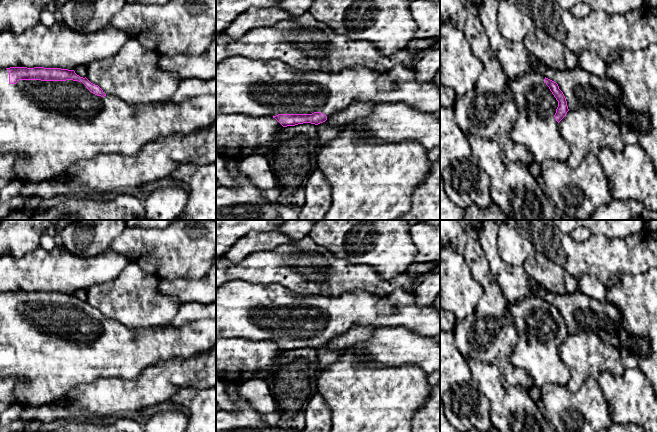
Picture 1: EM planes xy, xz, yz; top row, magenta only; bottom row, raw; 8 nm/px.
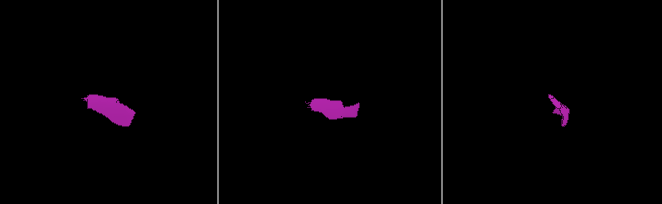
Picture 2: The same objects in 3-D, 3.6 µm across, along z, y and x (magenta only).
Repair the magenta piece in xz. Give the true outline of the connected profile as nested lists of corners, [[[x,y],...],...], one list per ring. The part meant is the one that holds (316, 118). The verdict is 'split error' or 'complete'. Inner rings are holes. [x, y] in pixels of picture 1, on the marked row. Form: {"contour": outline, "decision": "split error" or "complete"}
{"contour": [[[232,56],[216,63],[216,114],[273,117],[283,127],[303,123],[318,125],[353,101],[377,104],[404,102],[440,118],[440,89],[432,82],[419,82],[413,66],[396,65],[384,73],[362,66],[338,72],[303,72],[276,59]]], "decision": "split error"}

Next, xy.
{"contour": [[[10,67],[0,69],[0,154],[16,154],[18,156],[13,169],[24,184],[38,184],[46,180],[56,178],[58,175],[62,174],[68,168],[76,165],[77,163],[94,158],[102,153],[118,153],[133,156],[139,153],[145,144],[154,141],[161,136],[169,136],[171,134],[189,134],[198,129],[207,128],[215,123],[215,95],[203,95],[188,98],[180,104],[173,104],[166,101],[150,104],[130,105],[117,97],[106,95],[98,85],[91,83],[86,77],[80,77],[74,70],[44,67]]], "decision": "split error"}

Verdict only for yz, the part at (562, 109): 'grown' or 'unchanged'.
grown

